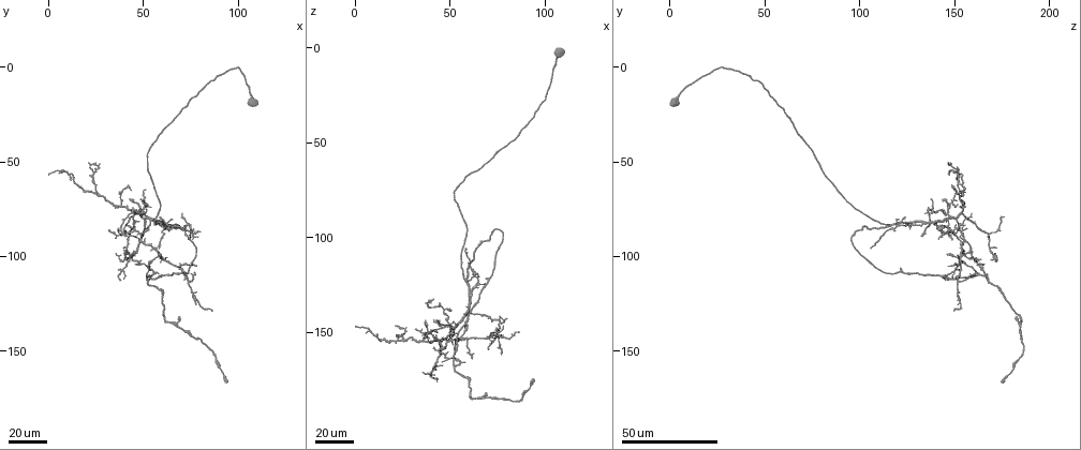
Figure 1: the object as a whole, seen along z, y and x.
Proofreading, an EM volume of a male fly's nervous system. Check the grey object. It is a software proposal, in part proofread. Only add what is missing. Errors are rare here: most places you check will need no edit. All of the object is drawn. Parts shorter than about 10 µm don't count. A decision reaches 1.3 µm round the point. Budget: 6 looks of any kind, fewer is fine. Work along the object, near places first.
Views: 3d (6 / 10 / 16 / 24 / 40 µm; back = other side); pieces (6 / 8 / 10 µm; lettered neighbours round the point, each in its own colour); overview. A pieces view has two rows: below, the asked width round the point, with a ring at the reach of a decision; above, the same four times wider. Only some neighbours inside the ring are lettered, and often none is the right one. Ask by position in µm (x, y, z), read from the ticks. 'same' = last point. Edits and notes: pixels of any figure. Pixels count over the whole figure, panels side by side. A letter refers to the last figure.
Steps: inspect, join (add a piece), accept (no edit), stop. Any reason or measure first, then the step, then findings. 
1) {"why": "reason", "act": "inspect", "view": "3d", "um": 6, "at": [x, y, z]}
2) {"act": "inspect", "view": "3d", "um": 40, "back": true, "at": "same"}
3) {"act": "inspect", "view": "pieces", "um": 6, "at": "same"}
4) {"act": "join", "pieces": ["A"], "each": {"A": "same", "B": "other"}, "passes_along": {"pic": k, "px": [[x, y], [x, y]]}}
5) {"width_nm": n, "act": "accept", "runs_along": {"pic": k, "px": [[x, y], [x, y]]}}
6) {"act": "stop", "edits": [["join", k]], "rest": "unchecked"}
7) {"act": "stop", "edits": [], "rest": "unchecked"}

{"why": "branch stops here", "act": "inspect", "view": "3d", "um": 24, "at": [41, 89, 133]}

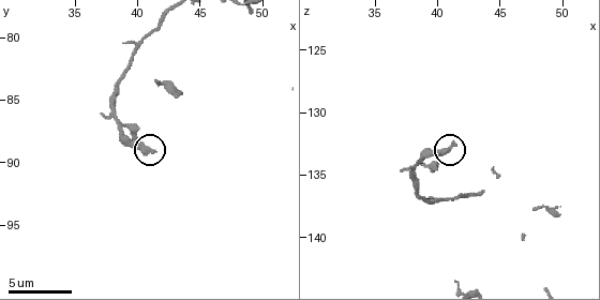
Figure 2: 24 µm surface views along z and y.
{"why": "what lies round it", "act": "inspect", "view": "pieces", "um": 10, "at": [41.4, 89.2, 132.6]}

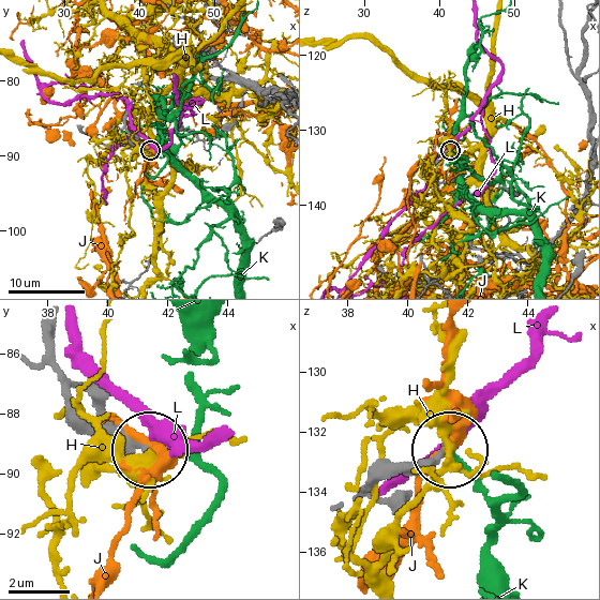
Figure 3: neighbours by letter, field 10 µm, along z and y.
{"act": "accept", "each": {"H": "other", "J": "other", "K": "other", "L": "other"}, "found": "none of them fits"}

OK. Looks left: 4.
{"why": "branch stops here", "act": "inspect", "view": "3d", "um": 40, "at": [31, 87, 148]}

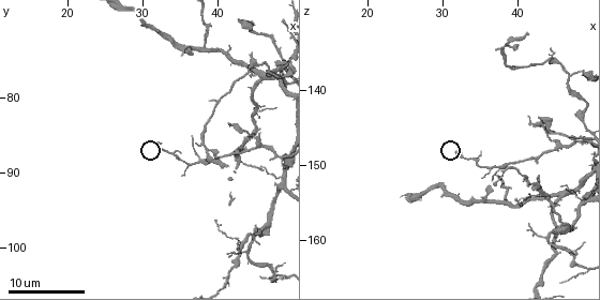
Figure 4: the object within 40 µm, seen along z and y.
{"act": "inspect", "view": "pieces", "um": 8, "at": [31.5, 86.5, 148.0]}

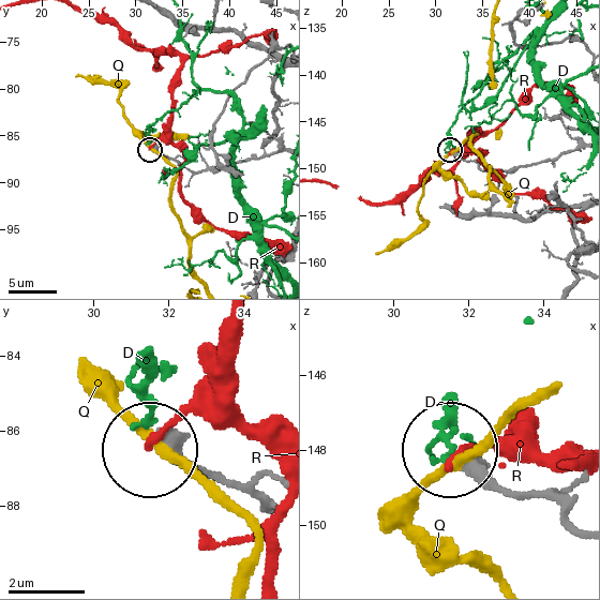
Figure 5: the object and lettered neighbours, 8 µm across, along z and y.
{"act": "accept", "each": {"D": "other", "Q": "other", "R": "other"}, "found": "none of them fits"}

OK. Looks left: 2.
{"why": "thin end", "act": "inspect", "view": "3d", "um": 24, "at": [77, 91, 142]}

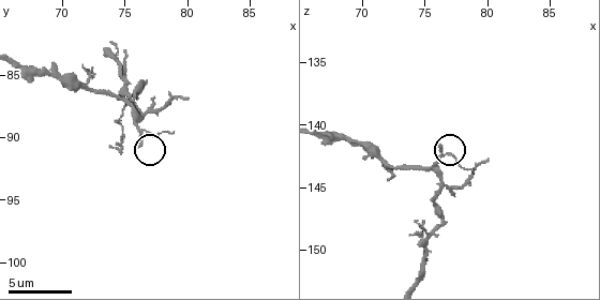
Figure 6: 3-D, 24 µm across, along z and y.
{"why": "what lies round it", "act": "inspect", "view": "pieces", "um": 6, "at": [76.2, 90.4, 141.6]}

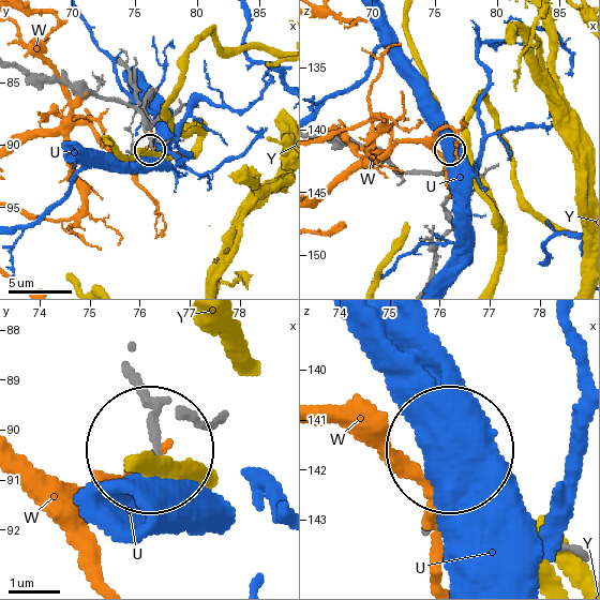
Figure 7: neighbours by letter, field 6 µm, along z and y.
{"act": "accept", "each": {"U": "other", "W": "other", "Y": "other"}, "found": "none of them fits"}

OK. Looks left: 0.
{"act": "stop", "edits": [], "rest": "unchecked"}

